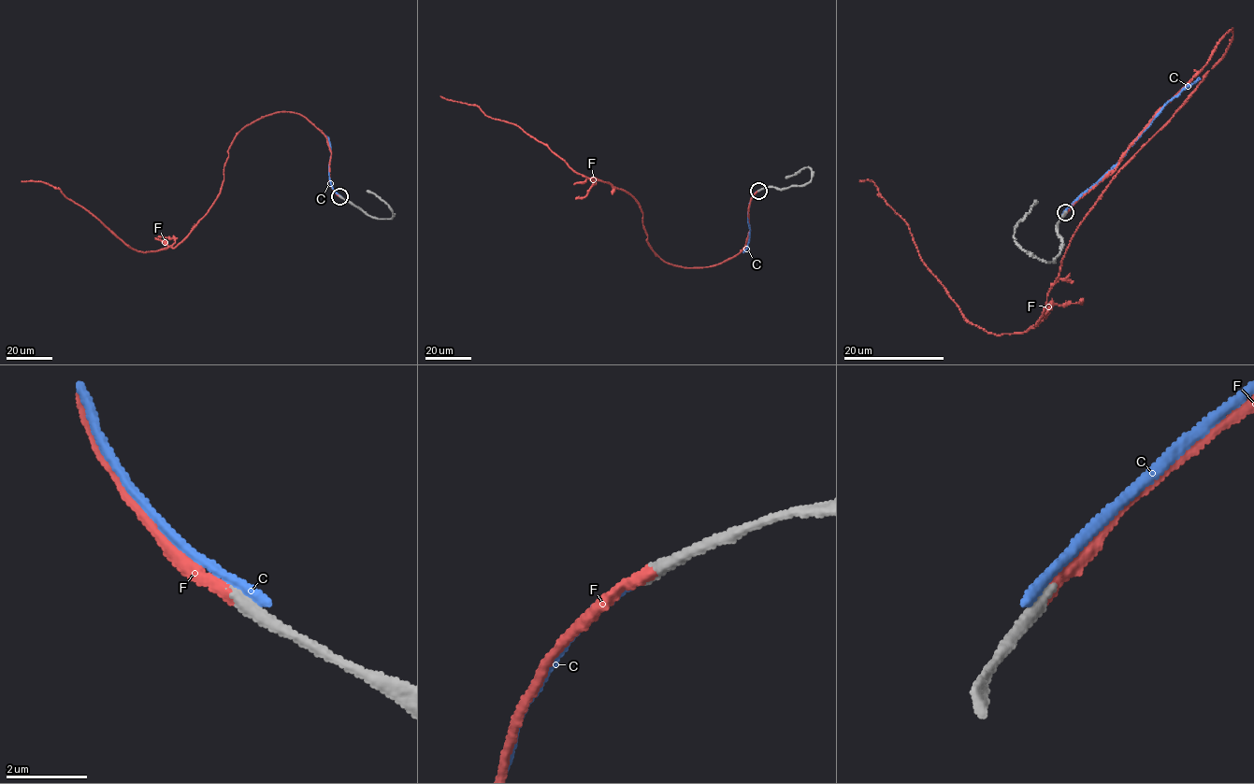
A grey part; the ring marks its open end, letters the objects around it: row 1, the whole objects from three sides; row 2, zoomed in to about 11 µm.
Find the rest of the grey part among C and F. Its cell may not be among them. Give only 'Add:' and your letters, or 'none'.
Add: F

